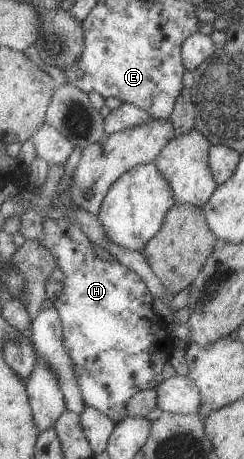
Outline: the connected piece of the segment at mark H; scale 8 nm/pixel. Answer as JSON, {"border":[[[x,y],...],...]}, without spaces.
{"border":[[[44,216],[41,222],[42,232],[37,241],[47,249],[48,252],[54,257],[56,267],[62,272],[62,280],[60,281],[62,292],[58,295],[57,299],[54,299],[52,306],[58,313],[60,322],[62,323],[62,338],[64,348],[70,355],[70,362],[73,366],[74,374],[81,392],[81,397],[85,406],[91,406],[93,409],[105,414],[114,424],[120,422],[126,417],[126,407],[128,401],[141,390],[148,390],[155,388],[156,385],[163,381],[161,376],[161,368],[163,364],[167,362],[170,353],[173,349],[173,337],[169,334],[169,326],[167,323],[153,311],[152,295],[149,293],[148,287],[143,283],[143,280],[133,271],[127,269],[124,265],[118,263],[117,260],[103,259],[97,257],[93,252],[93,243],[90,239],[78,228],[77,224],[70,222],[67,218],[51,219]]]}

